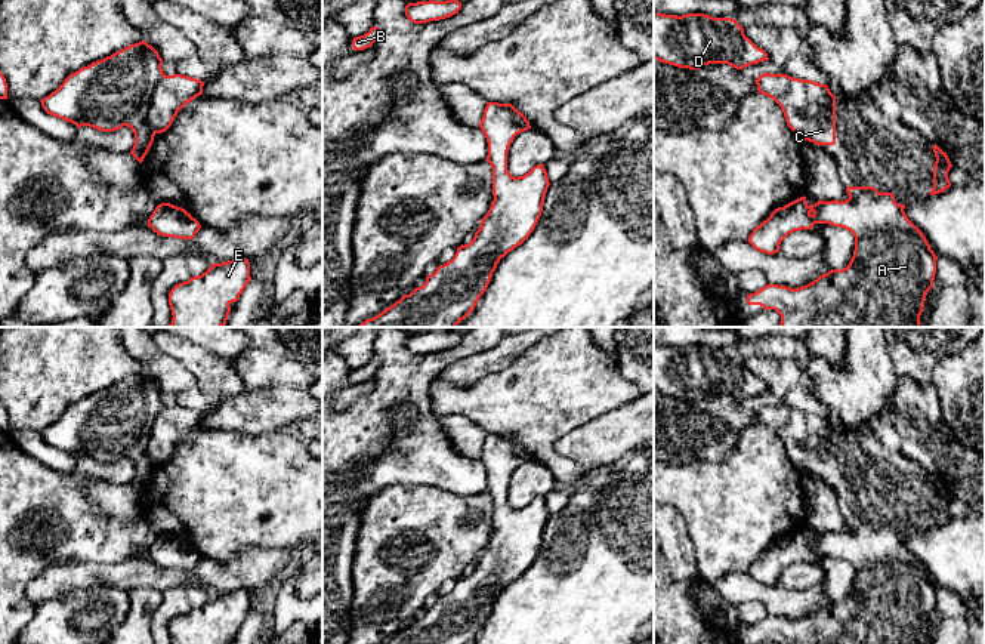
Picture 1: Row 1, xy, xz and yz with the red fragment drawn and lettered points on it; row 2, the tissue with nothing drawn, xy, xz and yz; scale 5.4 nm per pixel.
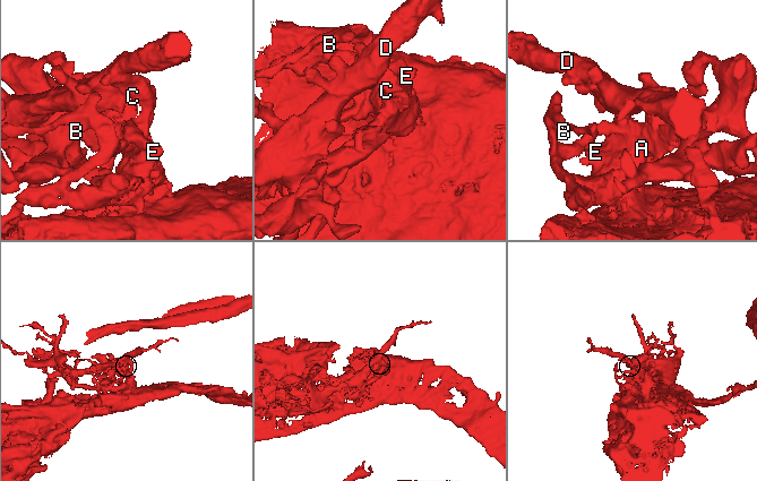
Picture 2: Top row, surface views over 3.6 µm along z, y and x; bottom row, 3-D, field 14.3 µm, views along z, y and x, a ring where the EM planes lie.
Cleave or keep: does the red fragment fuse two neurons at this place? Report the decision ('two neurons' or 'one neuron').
two neurons

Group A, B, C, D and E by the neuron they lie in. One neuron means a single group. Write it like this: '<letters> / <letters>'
A C D E / B

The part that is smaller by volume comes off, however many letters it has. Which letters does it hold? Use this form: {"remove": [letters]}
{"remove": ["A", "C", "D", "E"]}

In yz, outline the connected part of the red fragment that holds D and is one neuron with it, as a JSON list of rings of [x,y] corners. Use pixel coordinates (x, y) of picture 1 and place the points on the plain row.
[[[654,345],[654,391],[689,401],[708,395],[742,401],[769,389],[732,349]]]

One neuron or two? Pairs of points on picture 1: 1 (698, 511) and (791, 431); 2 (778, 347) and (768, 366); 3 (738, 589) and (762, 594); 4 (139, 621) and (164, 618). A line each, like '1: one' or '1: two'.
1: two
2: two
3: one
4: two

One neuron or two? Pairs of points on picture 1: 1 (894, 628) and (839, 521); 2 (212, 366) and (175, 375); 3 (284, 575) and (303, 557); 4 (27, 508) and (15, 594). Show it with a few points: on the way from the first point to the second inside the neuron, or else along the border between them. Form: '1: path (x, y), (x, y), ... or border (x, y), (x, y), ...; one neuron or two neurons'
1: border (836, 496), (848, 529), (818, 532); two neurons
2: border (161, 351), (172, 356), (195, 379), (197, 387); two neurons
3: path (289, 572), (299, 561); one neuron
4: path (15, 529), (15, 573); one neuron

